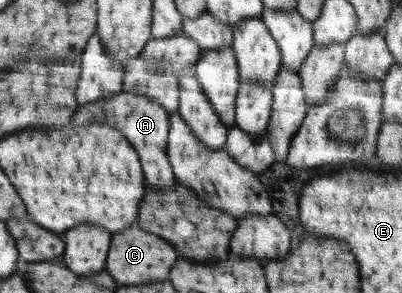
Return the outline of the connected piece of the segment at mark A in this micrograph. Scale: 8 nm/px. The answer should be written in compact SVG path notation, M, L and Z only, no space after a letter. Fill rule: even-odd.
M119 91L114 97L108 99L97 99L90 103L85 103L77 109L78 115L70 123L82 127L92 121L106 121L124 134L124 137L135 147L138 154L145 183L154 193L160 193L162 189L170 187L176 183L173 174L173 166L168 156L168 135L170 130L170 113L162 107L161 103L151 100L148 96L129 92Z

